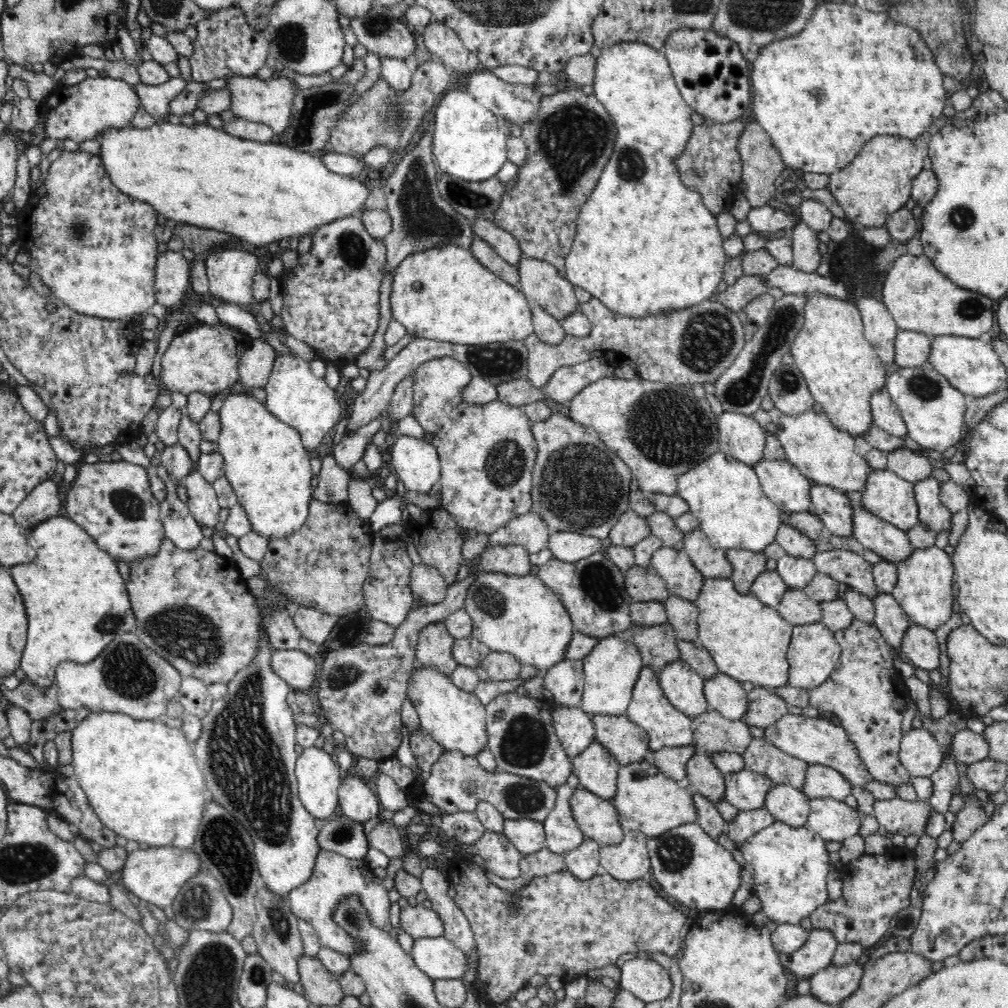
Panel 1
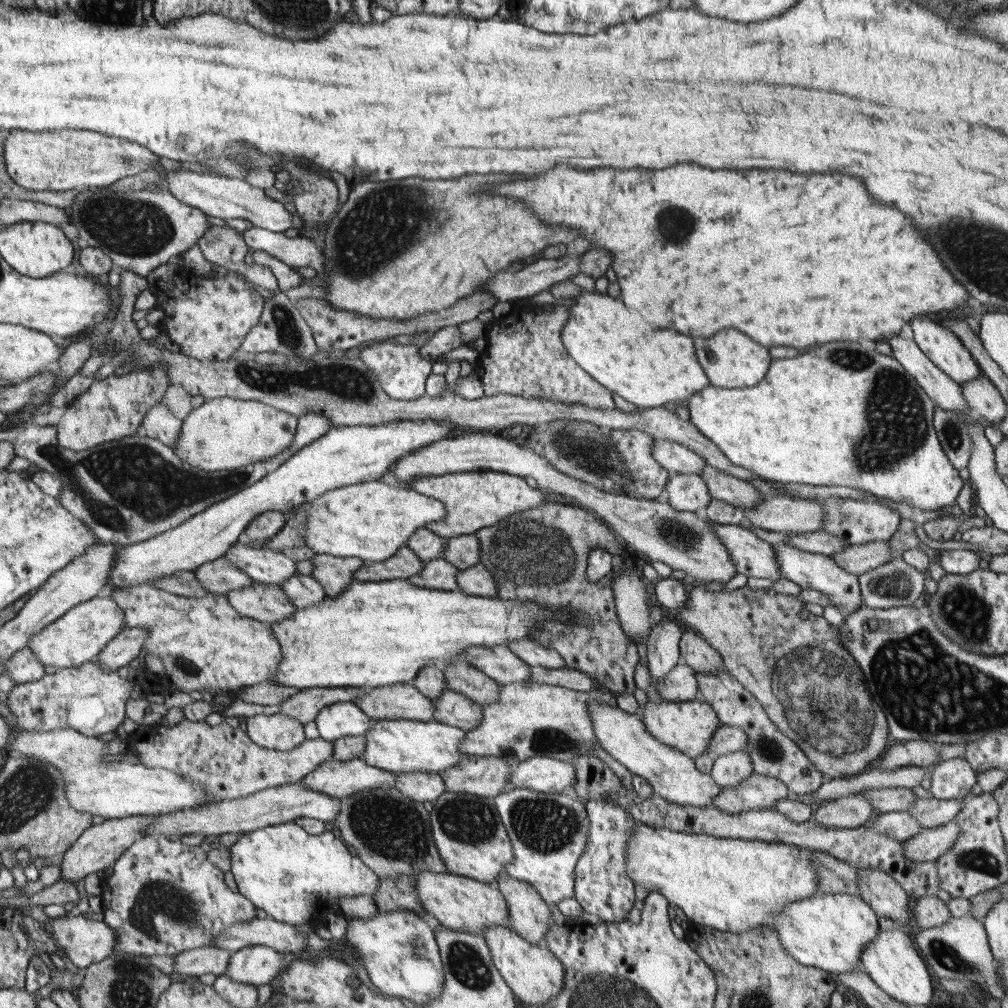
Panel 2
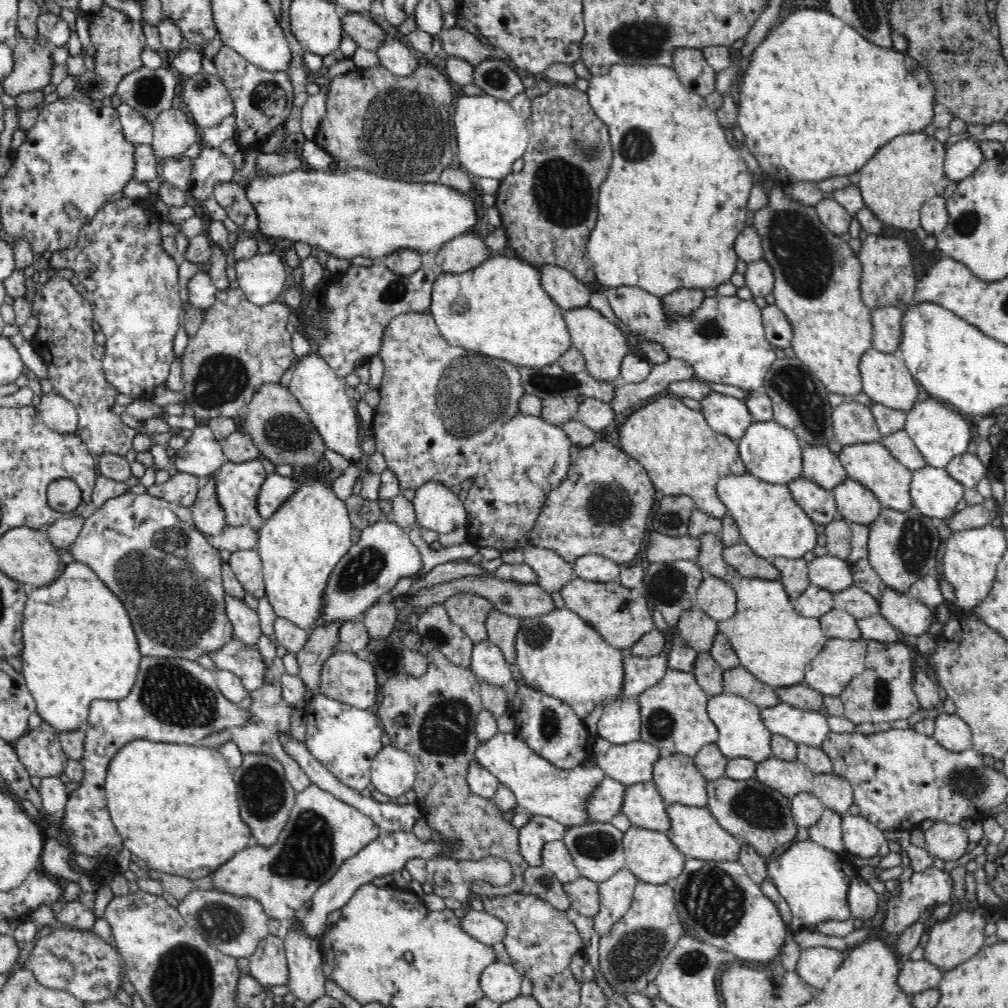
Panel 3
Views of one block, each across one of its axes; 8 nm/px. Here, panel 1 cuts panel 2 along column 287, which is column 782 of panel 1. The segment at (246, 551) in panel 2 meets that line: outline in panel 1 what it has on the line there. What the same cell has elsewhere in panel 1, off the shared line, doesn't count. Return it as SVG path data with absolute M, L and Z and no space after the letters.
M784 556L782 560L778 560L778 574L788 584L788 588L806 590L810 580L814 580L814 576L818 574L818 568L814 560L800 558L800 556L798 558Z

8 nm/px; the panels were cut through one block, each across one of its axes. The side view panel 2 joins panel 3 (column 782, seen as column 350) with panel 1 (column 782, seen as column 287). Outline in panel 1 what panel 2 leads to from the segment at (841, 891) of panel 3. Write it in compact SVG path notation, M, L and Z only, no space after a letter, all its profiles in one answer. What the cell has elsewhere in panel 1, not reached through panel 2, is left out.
M782 822L756 832L742 846L744 868L752 872L756 888L754 894L762 900L762 910L770 922L796 924L810 918L810 914L828 902L828 872L830 852L826 850L826 840L818 836L812 828L794 828Z

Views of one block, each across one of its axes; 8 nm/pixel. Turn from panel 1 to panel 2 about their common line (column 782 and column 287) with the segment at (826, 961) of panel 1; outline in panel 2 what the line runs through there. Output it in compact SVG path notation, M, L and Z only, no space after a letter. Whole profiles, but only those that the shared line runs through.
M267 946L241 948L235 954L231 954L223 976L239 984L265 986L271 980L275 980L279 972L293 962L293 958L293 954L279 954L277 950Z

